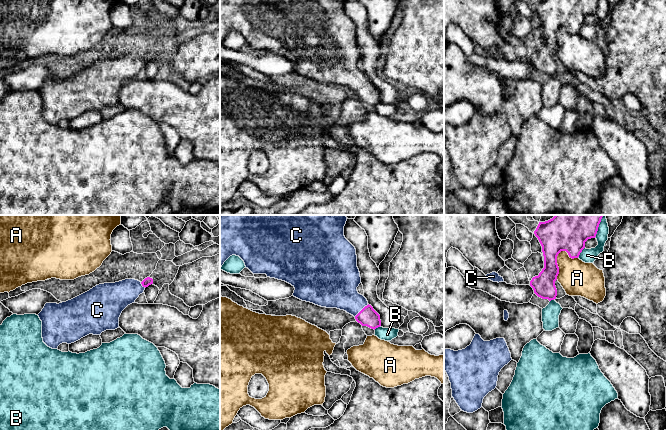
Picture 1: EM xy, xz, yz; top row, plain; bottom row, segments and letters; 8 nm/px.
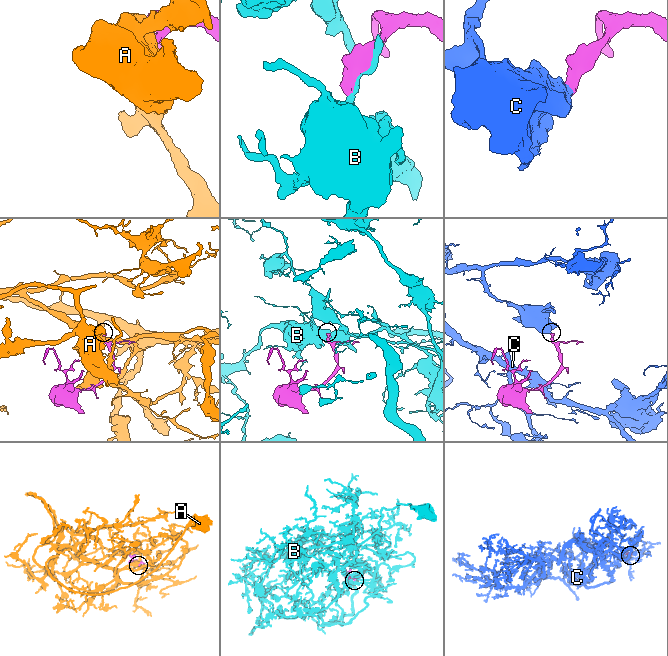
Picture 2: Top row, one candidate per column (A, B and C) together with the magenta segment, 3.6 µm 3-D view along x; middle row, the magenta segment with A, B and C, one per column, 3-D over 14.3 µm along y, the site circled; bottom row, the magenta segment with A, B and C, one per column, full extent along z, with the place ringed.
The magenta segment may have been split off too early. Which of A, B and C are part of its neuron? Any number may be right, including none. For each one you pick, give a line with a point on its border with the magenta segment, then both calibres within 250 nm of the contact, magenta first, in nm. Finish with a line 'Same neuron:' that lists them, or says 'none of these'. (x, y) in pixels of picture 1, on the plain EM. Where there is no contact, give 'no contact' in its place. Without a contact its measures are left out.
C: xz (362, 85) | 150/300 nm
Same neuron: C

